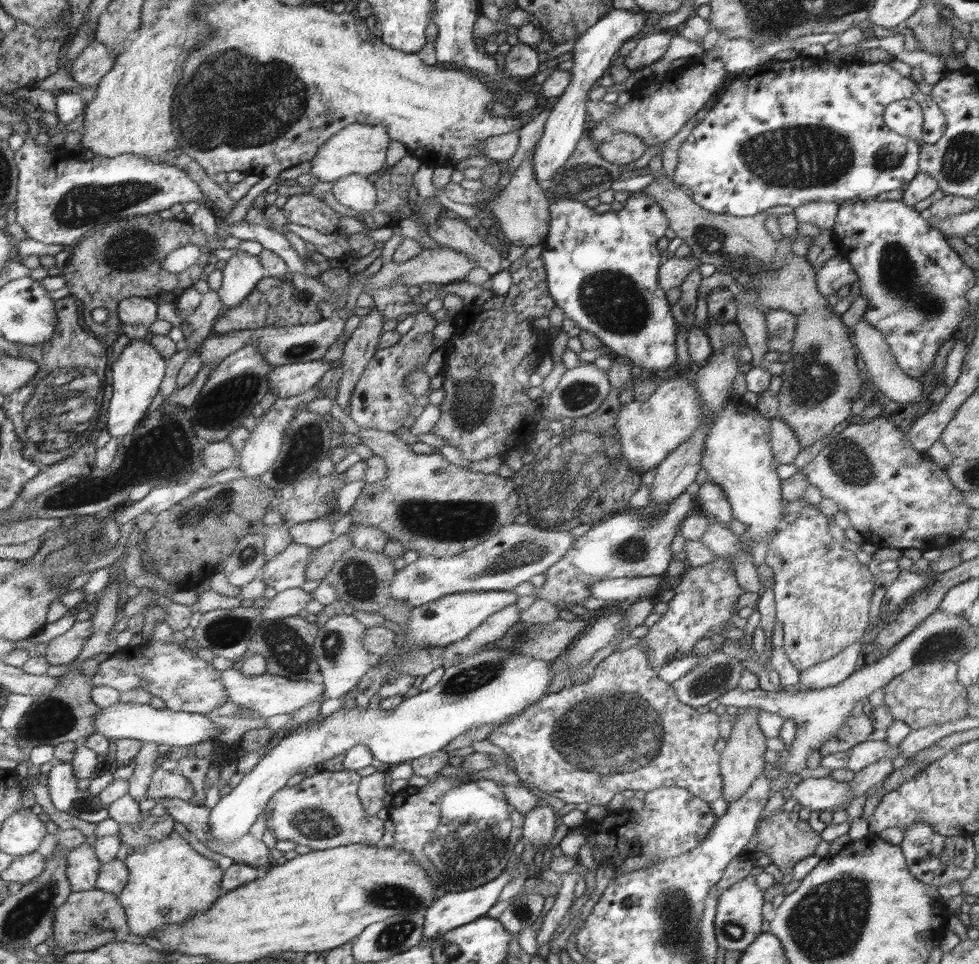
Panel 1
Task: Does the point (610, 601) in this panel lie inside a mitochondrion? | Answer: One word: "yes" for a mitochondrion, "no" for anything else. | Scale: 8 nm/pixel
no

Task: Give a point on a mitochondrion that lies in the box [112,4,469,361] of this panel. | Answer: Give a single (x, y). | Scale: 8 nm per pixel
(236, 70)

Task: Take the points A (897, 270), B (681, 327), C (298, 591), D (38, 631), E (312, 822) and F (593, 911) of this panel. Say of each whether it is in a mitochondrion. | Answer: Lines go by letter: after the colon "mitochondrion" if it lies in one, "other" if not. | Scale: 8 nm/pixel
A: mitochondrion
B: other
C: other
D: other
E: mitochondrion
F: other

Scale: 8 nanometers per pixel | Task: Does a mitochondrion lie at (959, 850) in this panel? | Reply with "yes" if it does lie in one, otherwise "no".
no

